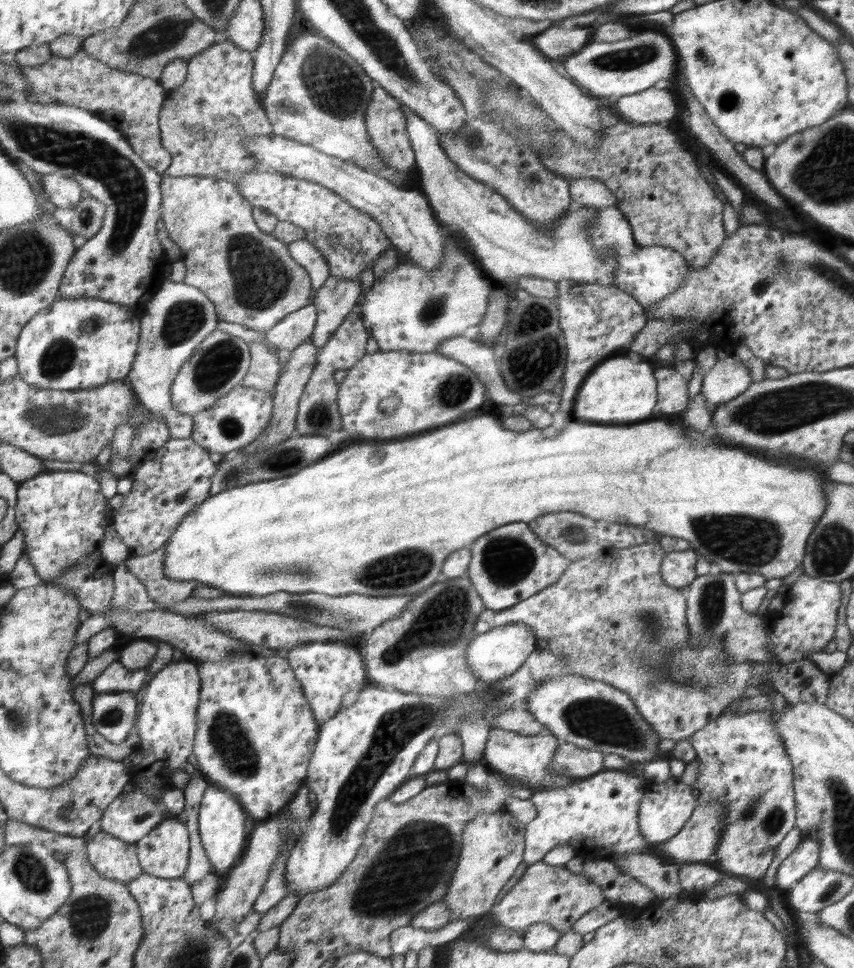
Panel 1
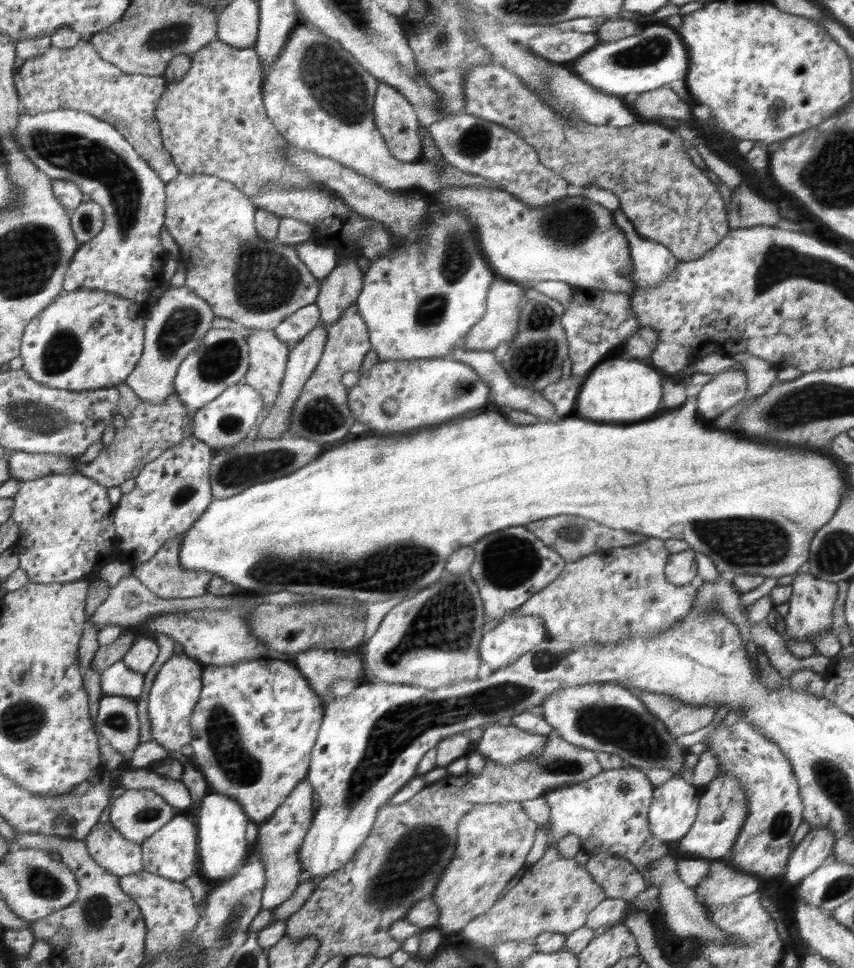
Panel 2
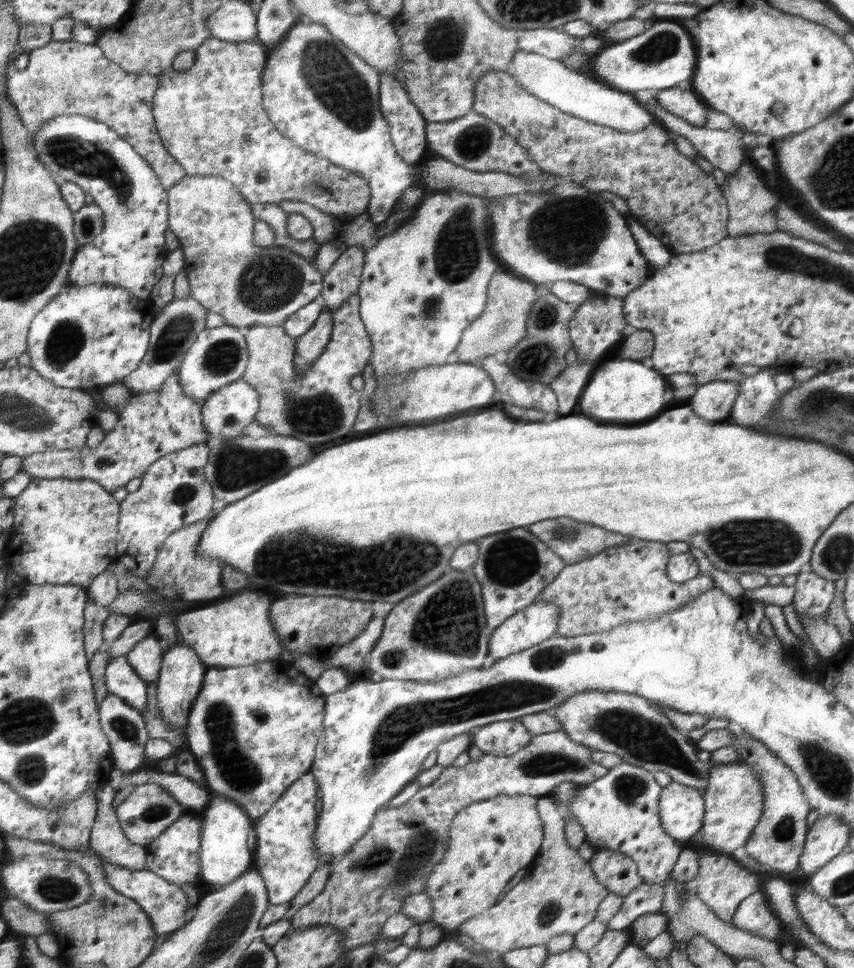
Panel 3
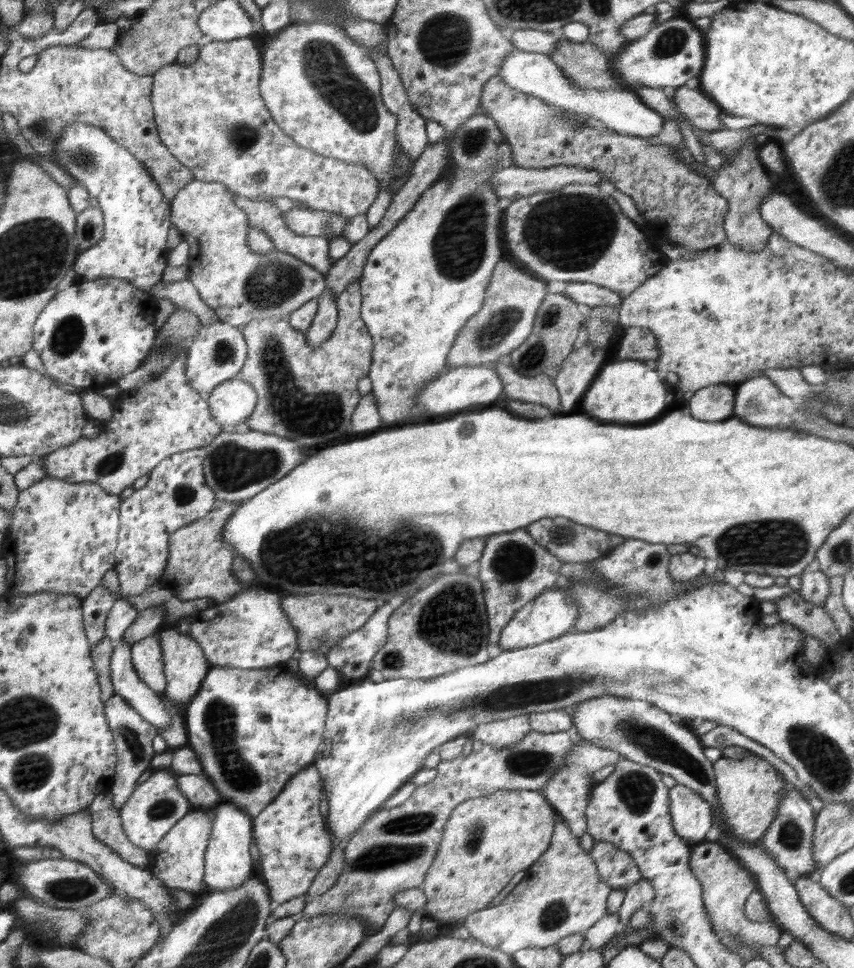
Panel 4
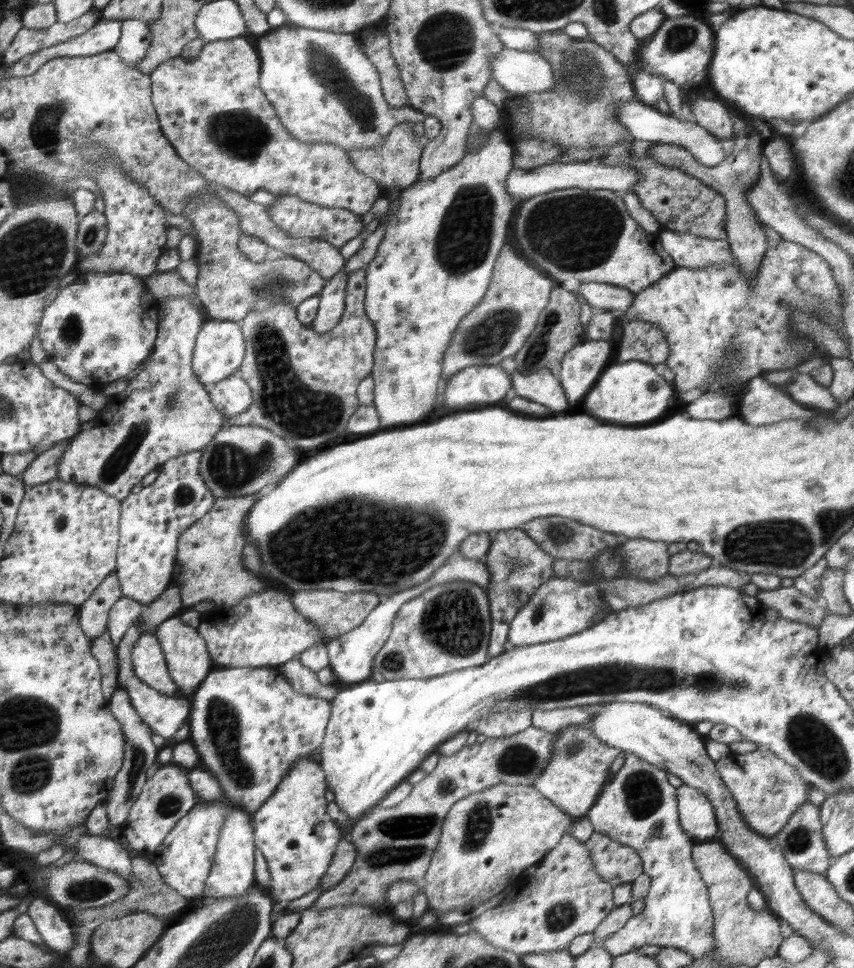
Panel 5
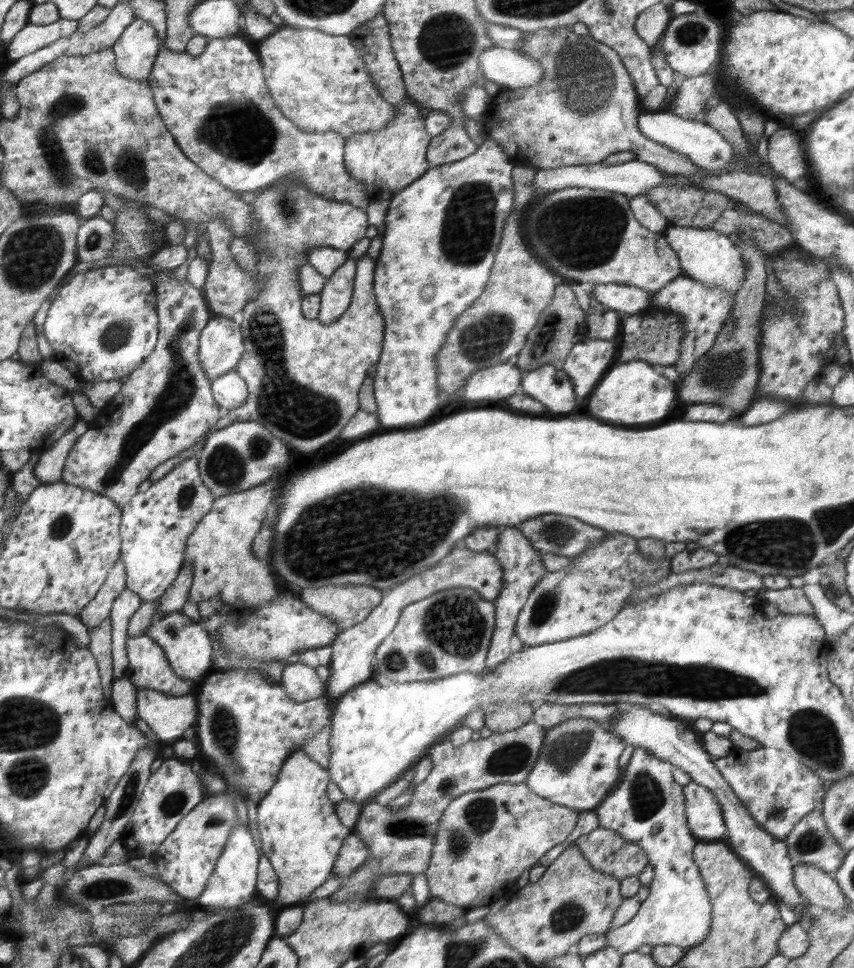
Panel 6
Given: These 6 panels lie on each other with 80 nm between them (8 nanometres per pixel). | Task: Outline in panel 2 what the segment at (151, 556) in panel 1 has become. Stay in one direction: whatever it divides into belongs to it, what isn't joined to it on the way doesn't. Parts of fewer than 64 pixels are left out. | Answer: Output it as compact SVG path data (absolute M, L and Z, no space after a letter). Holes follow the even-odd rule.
M183 533L176 535L160 548L148 562L132 565L132 574L147 586L150 592L162 599L188 599L207 593L207 586L210 579L214 577L211 572L203 570L184 570L179 566L178 551L183 541Z

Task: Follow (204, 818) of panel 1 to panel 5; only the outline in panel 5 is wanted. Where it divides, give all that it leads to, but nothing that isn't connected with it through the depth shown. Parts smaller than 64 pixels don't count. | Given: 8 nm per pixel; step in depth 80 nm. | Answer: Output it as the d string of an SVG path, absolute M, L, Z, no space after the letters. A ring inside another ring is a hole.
M232 809L222 825L222 840L218 840L218 856L214 857L214 872L210 873L210 880L206 880L204 898L213 899L241 895L252 888L255 883L254 841L252 840L252 826L250 818L243 809Z

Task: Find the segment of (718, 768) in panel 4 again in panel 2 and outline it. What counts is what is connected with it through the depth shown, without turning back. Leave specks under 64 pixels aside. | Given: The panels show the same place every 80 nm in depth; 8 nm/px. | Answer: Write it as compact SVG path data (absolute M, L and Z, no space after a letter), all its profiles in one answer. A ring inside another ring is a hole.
M718 774L702 790L693 825L681 839L673 842L674 852L678 854L678 857L683 855L705 861L725 858L733 849L748 813L747 796L741 784L729 774Z

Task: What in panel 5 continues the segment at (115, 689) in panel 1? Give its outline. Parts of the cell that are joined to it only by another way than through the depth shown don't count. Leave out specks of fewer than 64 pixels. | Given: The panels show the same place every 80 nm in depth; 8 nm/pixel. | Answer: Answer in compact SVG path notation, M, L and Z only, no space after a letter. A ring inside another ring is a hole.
M136 620L136 622L132 624L132 627L124 634L122 642L118 644L118 648L116 649L116 666L118 666L117 685L123 686L126 692L129 693L133 707L137 709L141 719L145 721L146 724L150 724L156 735L167 740L171 739L172 736L176 734L178 728L180 728L180 725L184 724L184 721L189 718L190 711L192 711L191 699L190 697L168 696L165 693L160 693L150 688L150 686L143 684L134 676L132 662L130 662L131 651L138 638L144 634L145 632L143 632L142 627L140 627L140 623Z

